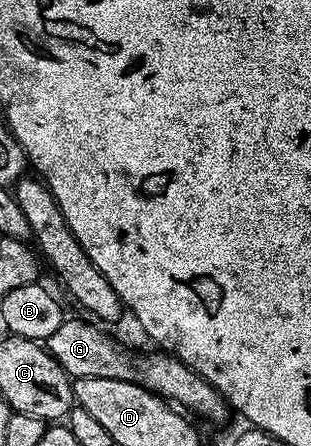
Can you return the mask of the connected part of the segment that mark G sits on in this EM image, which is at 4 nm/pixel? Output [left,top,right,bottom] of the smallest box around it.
[44,317,228,422]

